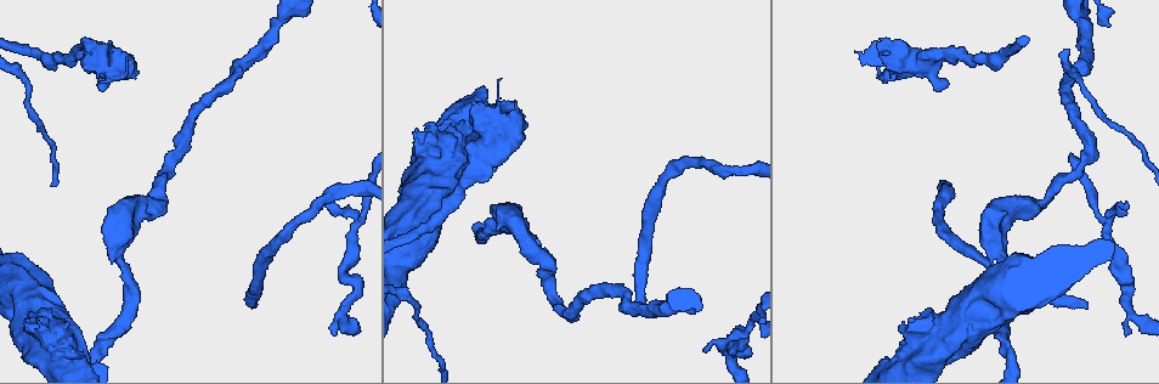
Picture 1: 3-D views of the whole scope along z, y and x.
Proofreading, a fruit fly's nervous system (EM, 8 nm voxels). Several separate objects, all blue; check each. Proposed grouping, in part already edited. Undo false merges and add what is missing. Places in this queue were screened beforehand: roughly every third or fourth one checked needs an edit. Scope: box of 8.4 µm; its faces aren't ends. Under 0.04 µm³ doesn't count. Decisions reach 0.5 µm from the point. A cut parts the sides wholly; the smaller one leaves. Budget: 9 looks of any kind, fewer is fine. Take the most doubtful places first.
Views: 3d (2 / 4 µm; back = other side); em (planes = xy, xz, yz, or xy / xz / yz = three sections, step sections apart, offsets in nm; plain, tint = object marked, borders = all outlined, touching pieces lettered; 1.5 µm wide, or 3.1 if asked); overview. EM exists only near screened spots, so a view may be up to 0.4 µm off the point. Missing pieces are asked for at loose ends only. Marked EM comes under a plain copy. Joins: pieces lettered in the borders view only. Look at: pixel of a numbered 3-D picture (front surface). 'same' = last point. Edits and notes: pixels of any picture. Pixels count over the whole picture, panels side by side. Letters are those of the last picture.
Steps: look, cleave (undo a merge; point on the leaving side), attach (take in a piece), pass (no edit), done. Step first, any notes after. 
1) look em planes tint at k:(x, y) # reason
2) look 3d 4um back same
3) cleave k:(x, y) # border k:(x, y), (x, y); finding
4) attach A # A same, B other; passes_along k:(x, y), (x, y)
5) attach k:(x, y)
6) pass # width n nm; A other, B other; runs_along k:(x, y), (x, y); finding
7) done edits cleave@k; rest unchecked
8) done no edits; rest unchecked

look em planes borders at 1:(1128, 202) # thin end

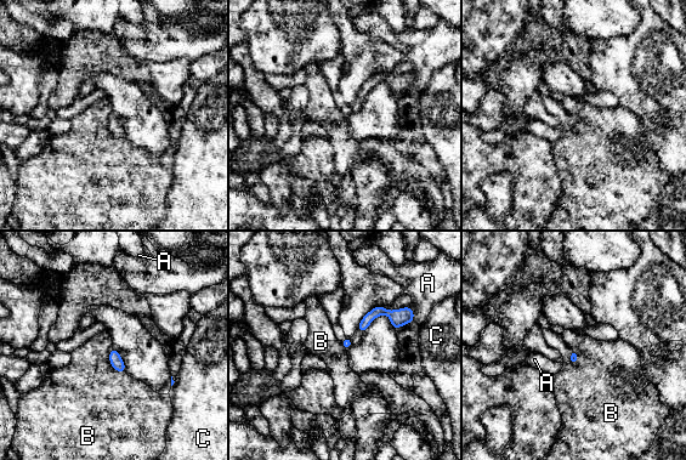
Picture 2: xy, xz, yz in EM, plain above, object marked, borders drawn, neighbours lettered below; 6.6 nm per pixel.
pass # A other, B other, C other; border 2:(112, 346), (109, 364), (125, 373); no lettered piece goes on from it

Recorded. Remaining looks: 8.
look em xy step 4 borders at 1:(1087, 305) # free end

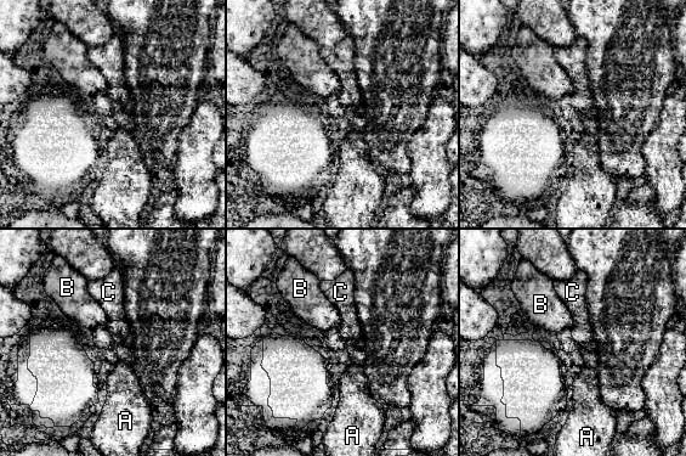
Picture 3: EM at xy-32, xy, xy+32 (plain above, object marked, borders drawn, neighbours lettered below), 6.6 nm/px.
look em planes borders same # cut it another way

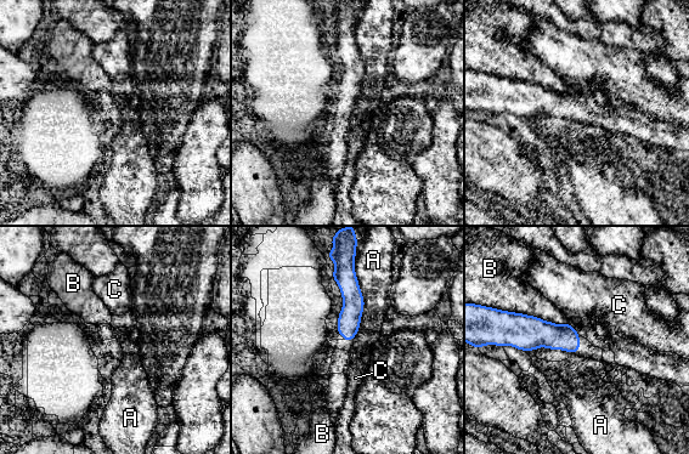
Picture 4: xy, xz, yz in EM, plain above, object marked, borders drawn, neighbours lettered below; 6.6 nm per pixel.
pass # width 160 nm; A other, B other, C other; no lettered piece goes on from it

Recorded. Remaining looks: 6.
look 3d 4um at 1:(902, 323)

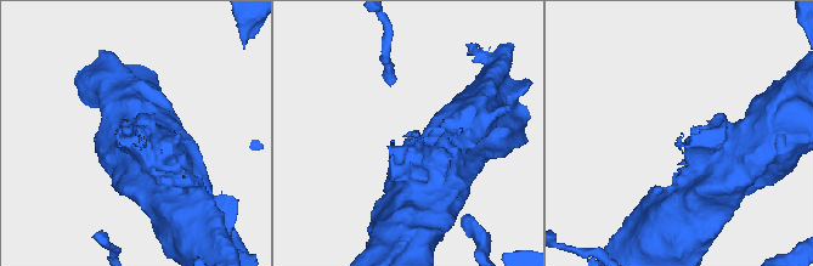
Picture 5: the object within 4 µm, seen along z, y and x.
look em planes borders at 5:(135, 133)

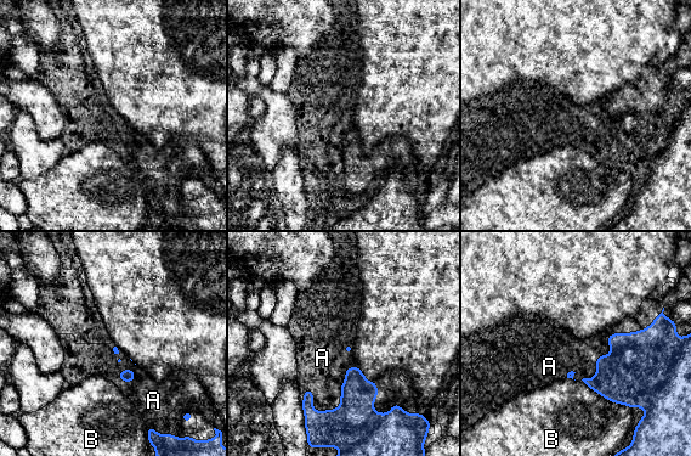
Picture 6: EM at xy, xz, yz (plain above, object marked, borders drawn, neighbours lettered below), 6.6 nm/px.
pass # A other, B other; border 6:(355, 365), (340, 404), (315, 411); none of them fits

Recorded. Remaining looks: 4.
look em xz step 4 borders at 1:(358, 291) # abrupt turn

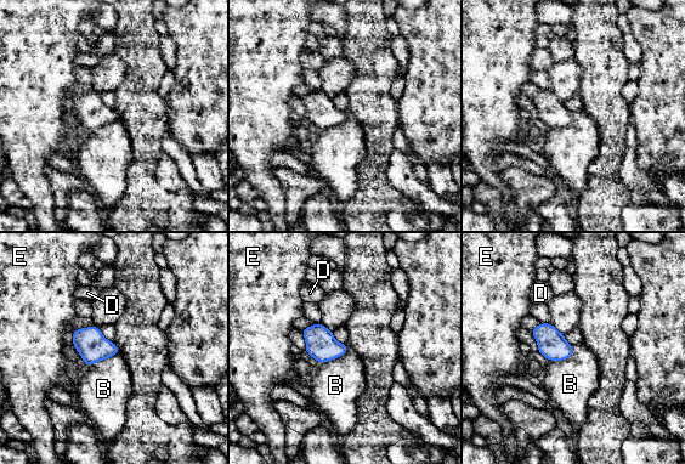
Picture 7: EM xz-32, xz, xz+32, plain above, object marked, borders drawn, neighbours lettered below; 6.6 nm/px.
pass # width 100 nm; B other, D other, E other; border 7:(119, 351), (95, 363), (84, 366); continuous, no second cell

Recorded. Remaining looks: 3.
done no edits; rest unchecked

